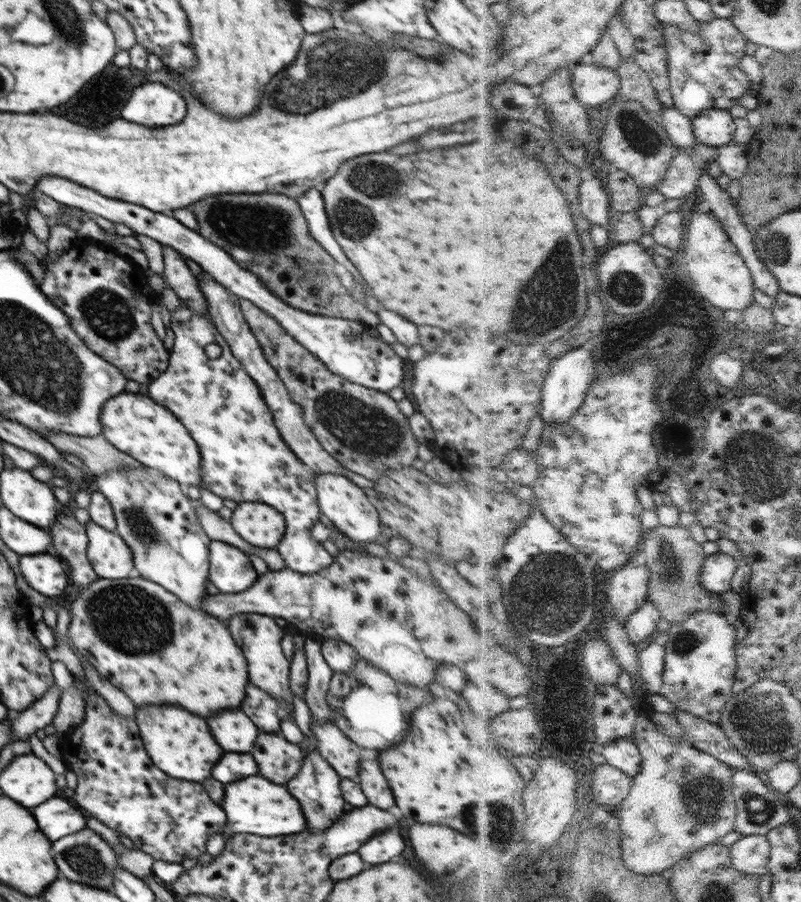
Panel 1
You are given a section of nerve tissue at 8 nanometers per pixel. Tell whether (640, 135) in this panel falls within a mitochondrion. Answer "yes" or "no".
yes

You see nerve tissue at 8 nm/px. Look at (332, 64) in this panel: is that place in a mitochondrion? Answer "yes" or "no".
yes

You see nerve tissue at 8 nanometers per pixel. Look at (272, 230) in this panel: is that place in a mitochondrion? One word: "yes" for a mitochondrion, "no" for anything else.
yes

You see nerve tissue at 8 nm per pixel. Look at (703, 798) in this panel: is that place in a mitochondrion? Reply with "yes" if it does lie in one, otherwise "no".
yes

